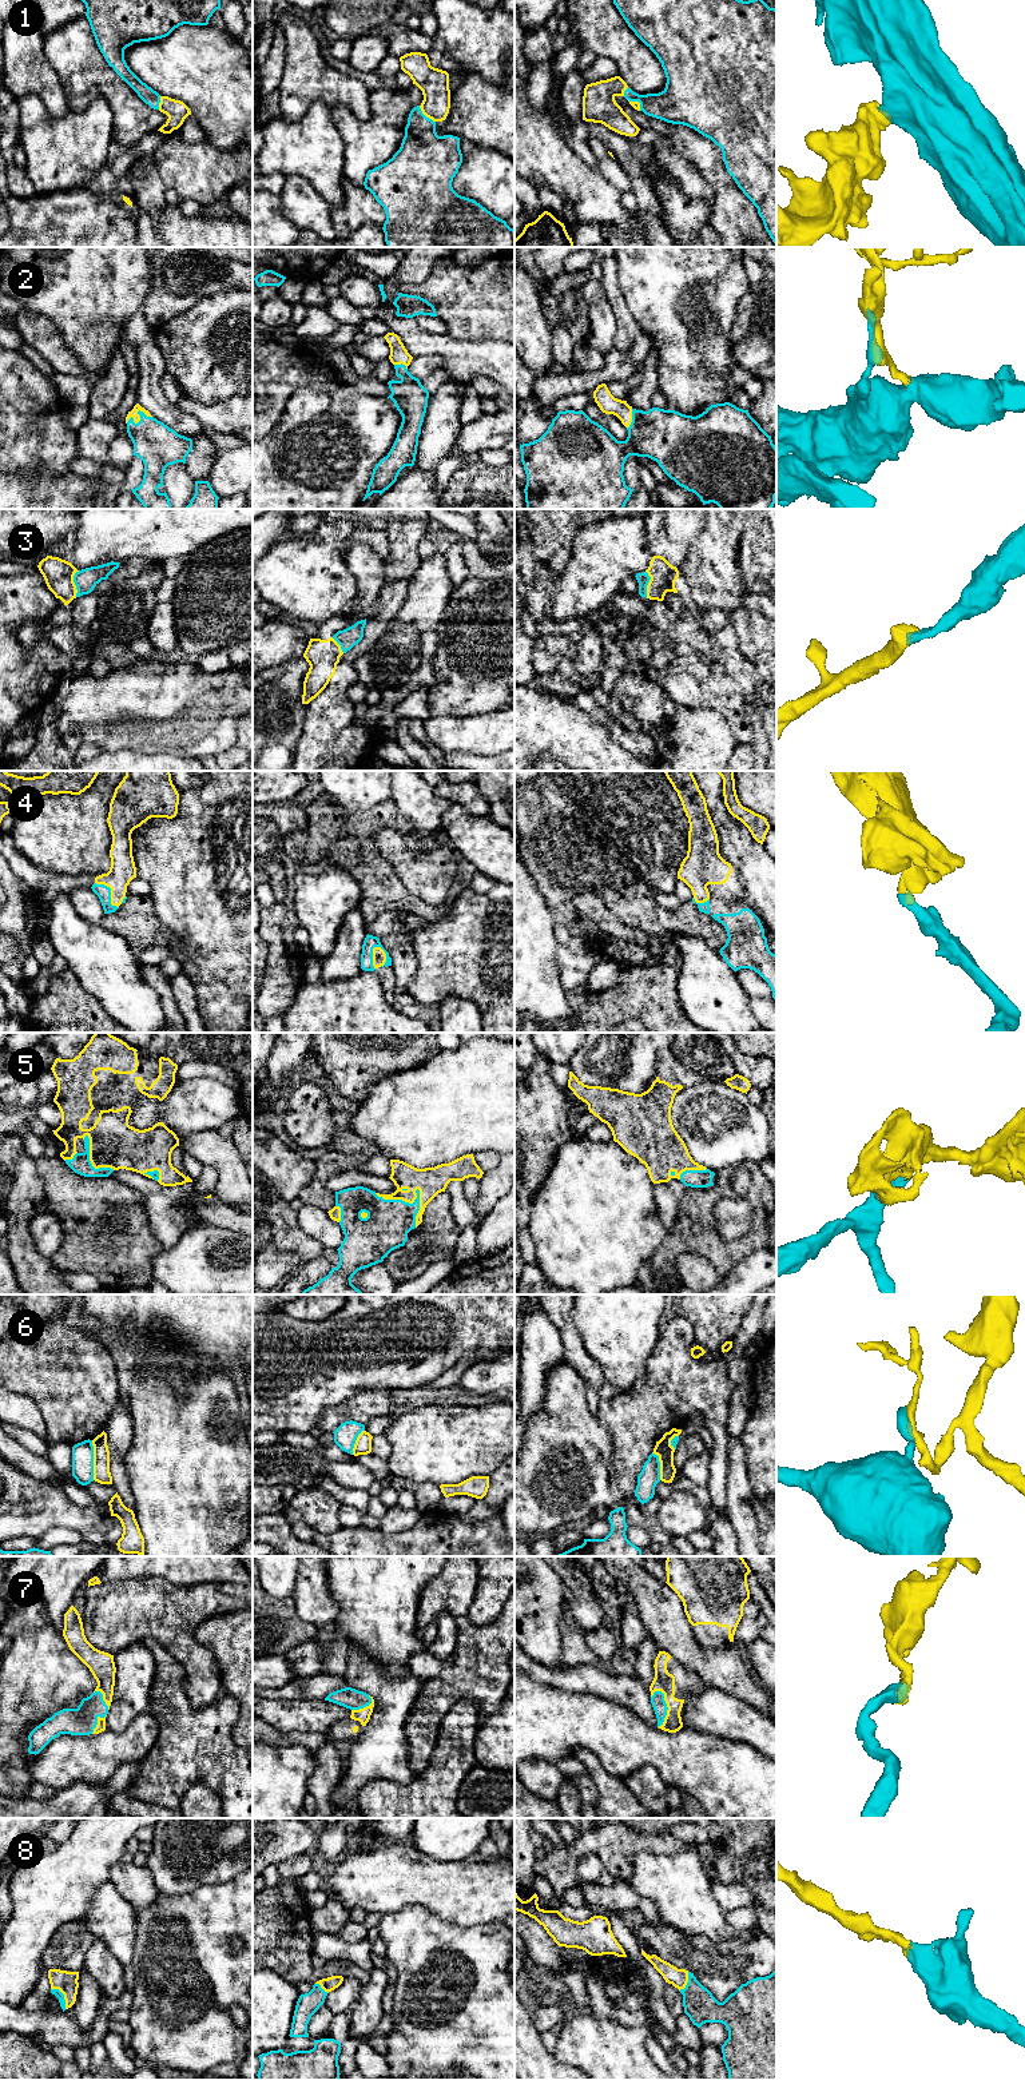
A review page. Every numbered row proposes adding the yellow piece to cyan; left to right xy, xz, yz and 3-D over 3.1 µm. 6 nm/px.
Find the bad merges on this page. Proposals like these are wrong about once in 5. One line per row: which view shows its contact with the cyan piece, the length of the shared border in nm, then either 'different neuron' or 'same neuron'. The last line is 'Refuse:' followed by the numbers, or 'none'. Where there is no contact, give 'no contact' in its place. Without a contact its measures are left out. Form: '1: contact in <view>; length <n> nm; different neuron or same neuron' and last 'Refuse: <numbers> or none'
1: contact in xz; length 140 nm; same neuron
2: contact in xy; length 170 nm; same neuron
3: contact in xy; length 160 nm; same neuron
4: contact in xz; length 150 nm; same neuron
5: contact in xz; length 320 nm; same neuron
6: contact in xy; length 240 nm; different neuron
7: contact in yz; length 220 nm; same neuron
8: contact in xy; length 160 nm; same neuron
Refuse: 6

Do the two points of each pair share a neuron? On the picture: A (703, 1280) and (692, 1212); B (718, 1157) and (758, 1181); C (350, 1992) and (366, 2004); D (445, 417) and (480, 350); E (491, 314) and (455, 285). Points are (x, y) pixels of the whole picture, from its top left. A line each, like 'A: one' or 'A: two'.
A: two
B: two
C: two
D: two
E: one

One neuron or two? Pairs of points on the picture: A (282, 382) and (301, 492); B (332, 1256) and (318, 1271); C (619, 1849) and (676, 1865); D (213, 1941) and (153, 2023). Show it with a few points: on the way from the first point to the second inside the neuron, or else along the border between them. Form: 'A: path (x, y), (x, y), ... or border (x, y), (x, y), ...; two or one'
A: border (316, 390), (298, 389), (289, 398), (271, 430); two
B: border (302, 1264), (325, 1257), (332, 1267); two
C: border (668, 1853), (638, 1852), (627, 1880); two
D: path (193, 1961), (186, 1968), (186, 1981), (173, 2003); one

